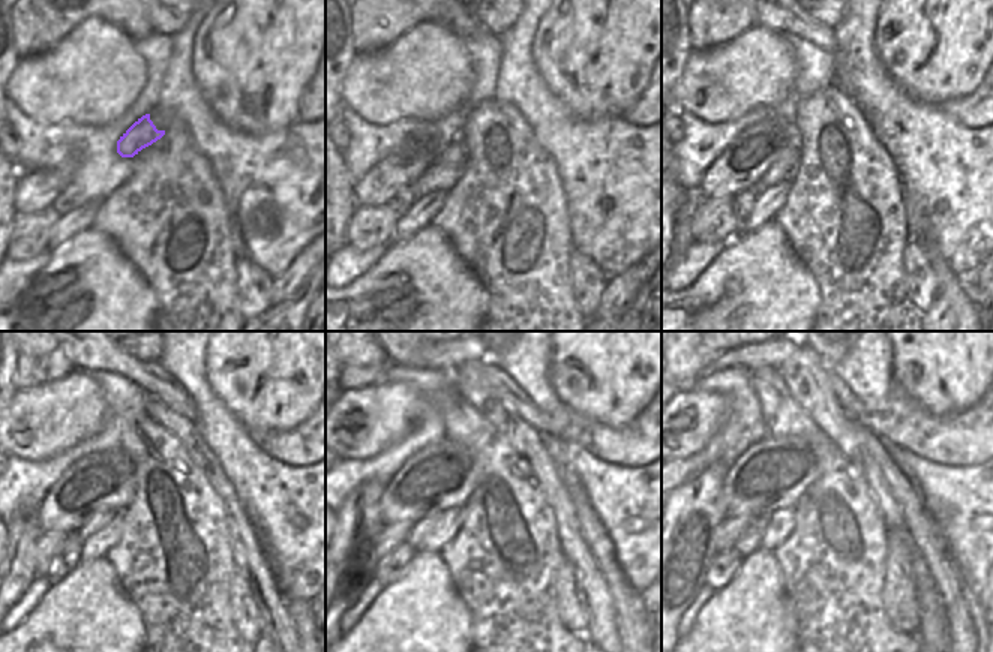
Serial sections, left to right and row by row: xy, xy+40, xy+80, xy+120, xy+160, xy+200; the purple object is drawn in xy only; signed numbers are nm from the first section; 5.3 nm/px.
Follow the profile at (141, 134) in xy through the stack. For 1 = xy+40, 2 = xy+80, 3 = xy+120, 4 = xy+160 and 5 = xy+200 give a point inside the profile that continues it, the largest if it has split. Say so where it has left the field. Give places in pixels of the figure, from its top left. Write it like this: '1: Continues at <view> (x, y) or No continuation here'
1: Continues at xy+40 (455, 153)
2: Continues at xy+80 (786, 164)
3: Continues at xy+120 (98, 520)
4: Continues at xy+160 (419, 529)
5: Continues at xy+200 (749, 543).

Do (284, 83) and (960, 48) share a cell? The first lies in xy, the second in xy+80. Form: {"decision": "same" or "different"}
{"decision": "same"}

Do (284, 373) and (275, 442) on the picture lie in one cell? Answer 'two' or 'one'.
two

